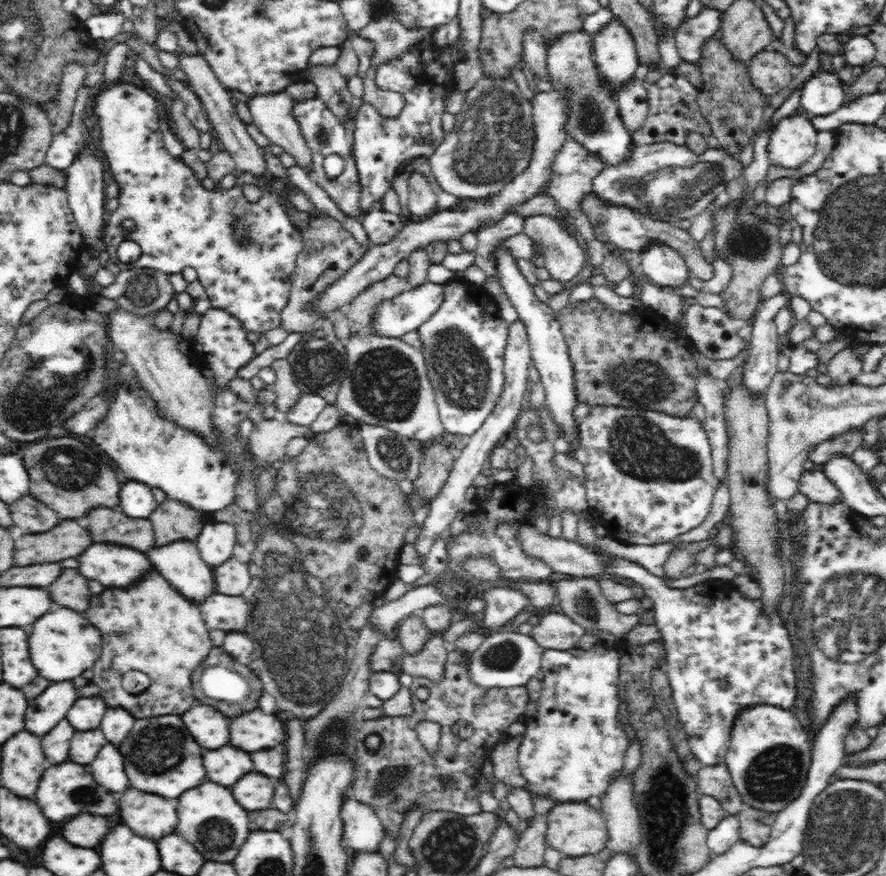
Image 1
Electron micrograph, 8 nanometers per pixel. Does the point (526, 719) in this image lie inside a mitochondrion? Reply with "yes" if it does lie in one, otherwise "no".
no

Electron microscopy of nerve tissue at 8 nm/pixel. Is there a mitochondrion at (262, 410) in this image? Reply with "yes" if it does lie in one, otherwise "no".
no

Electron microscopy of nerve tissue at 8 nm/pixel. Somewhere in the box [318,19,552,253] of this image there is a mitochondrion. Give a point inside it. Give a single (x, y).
(492, 139)

